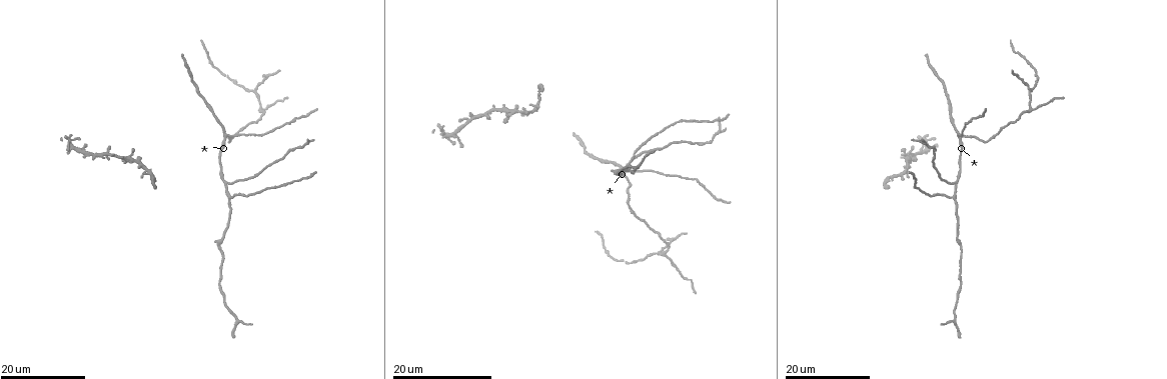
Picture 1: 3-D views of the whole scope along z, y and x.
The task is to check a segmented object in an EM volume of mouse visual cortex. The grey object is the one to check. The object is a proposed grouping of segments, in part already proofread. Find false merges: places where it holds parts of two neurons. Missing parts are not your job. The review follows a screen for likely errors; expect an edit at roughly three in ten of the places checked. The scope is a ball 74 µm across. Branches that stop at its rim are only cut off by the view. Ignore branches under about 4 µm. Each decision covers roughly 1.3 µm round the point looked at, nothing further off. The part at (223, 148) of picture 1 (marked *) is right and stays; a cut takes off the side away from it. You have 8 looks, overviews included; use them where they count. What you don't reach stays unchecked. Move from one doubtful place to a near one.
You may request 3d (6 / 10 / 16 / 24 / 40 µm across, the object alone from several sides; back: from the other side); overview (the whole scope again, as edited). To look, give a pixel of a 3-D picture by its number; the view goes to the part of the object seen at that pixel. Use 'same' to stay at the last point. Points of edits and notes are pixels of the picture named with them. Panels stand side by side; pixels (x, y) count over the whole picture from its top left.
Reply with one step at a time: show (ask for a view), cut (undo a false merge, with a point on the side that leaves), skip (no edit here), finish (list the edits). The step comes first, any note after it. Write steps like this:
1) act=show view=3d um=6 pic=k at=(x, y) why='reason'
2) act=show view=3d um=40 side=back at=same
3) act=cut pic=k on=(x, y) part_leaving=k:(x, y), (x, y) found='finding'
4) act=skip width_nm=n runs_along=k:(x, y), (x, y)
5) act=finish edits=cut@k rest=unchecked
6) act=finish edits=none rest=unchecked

act=show view=3d um=16 pic=1 at=(656, 254) why='a fork'

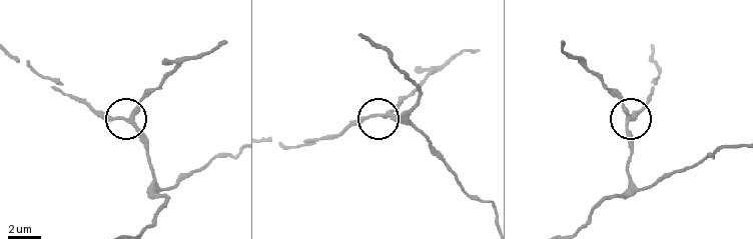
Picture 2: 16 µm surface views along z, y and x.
act=show view=3d um=6 pic=2 at=(129, 120)

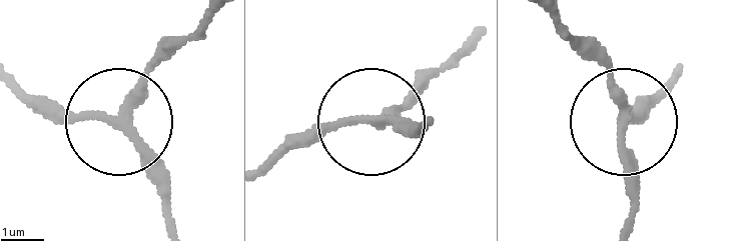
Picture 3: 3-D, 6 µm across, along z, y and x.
act=skip side_arm_um=9 runs_along=3:(172, 222), (162, 169), (122, 115), (194, 32) found='one neuron here'

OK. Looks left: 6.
act=show view=3d um=16 pic=1 at=(225, 182) why='branch point'

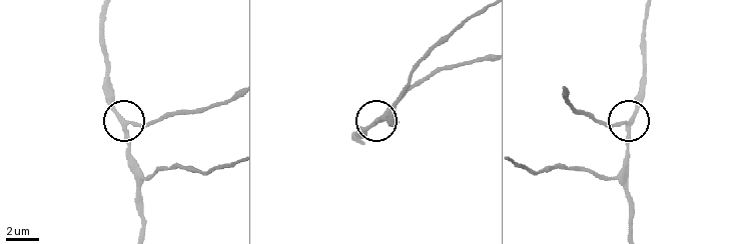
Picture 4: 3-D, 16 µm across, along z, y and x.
act=show view=3d um=6 pic=4 at=(623, 124)

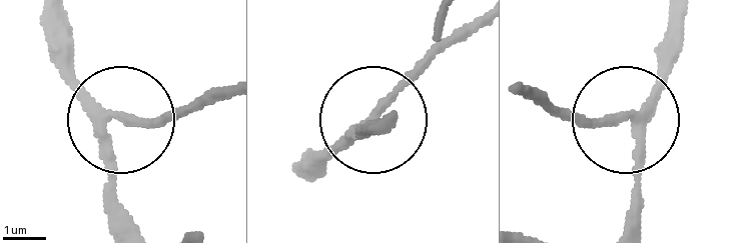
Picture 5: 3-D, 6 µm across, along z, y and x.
act=skip arms=3 found='all the same neuron'

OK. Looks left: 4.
act=show view=3d um=24 pic=1 at=(1030, 111)

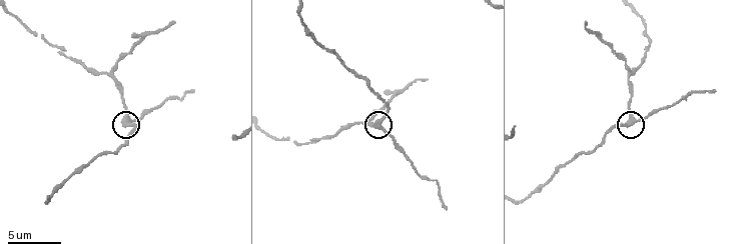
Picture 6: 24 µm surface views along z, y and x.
act=show view=3d um=10 pic=6 at=(379, 127)

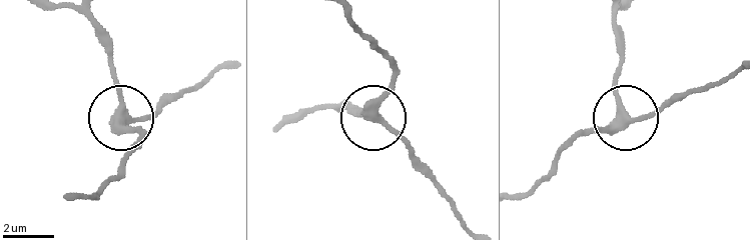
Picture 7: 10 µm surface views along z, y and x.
act=skip arms=3 runs_along=7:(84, 198), (142, 134), (127, 116), (142, 121), (172, 101) found='continuous, no second neuron'

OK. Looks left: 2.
act=show view=3d um=16 pic=1 at=(225, 136) why='looks like a crossing'

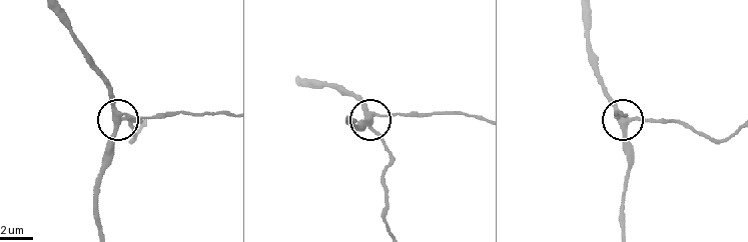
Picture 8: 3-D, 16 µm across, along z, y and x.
act=show view=3d um=6 pic=8 at=(625, 120)

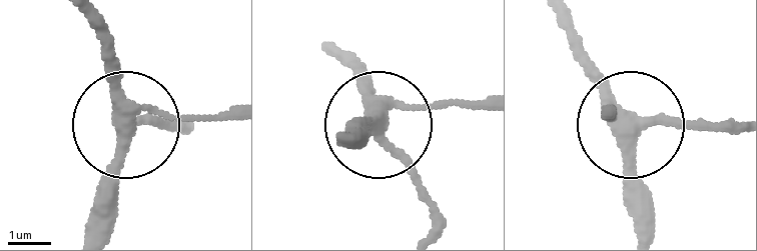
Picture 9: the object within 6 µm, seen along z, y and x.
act=skip runs_along=9:(109, 233), (109, 169), (131, 126), (152, 115), (235, 115) found='all the same neuron'

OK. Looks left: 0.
act=finish edits=none rest=unchecked

